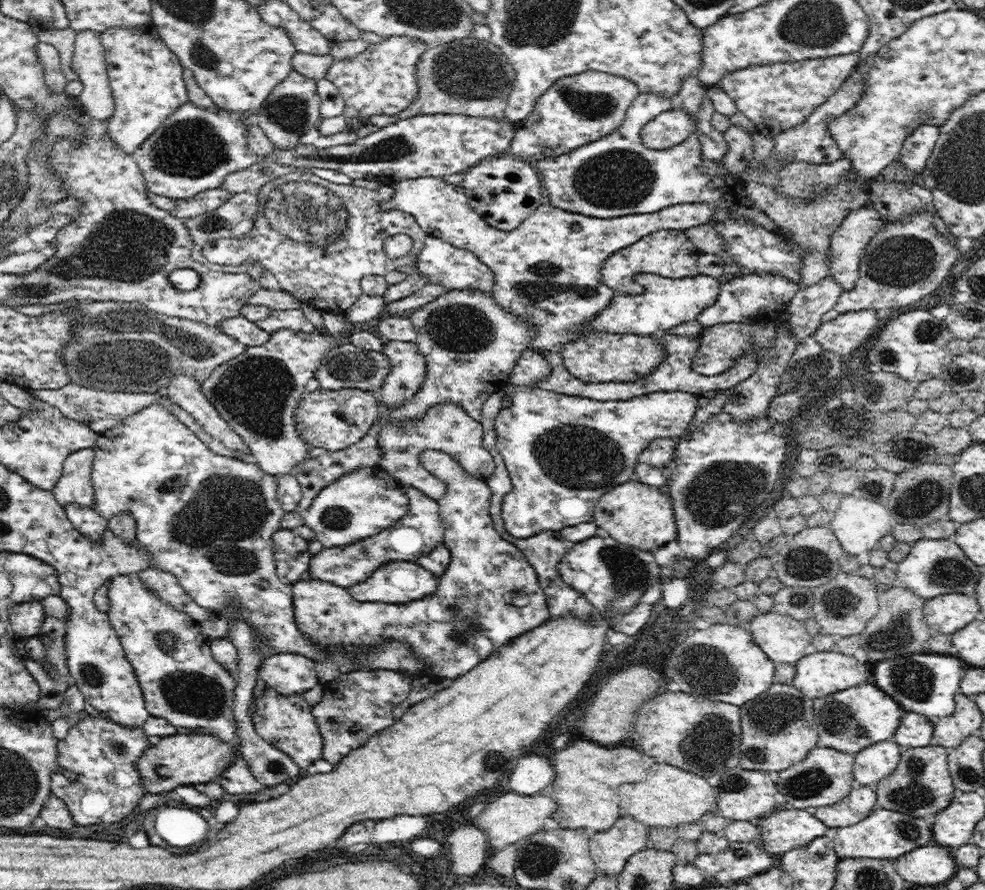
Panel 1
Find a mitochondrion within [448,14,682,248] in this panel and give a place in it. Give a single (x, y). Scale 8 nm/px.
(616, 179)

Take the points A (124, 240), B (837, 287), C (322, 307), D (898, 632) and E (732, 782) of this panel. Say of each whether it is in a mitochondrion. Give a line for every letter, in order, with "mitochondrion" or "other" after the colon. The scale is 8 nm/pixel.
A: mitochondrion
B: other
C: other
D: mitochondrion
E: mitochondrion

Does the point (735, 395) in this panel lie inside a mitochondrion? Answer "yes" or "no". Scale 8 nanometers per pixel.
no

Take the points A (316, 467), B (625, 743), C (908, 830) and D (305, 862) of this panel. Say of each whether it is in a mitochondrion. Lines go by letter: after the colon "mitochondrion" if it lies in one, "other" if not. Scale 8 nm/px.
A: other
B: other
C: mitochondrion
D: other

